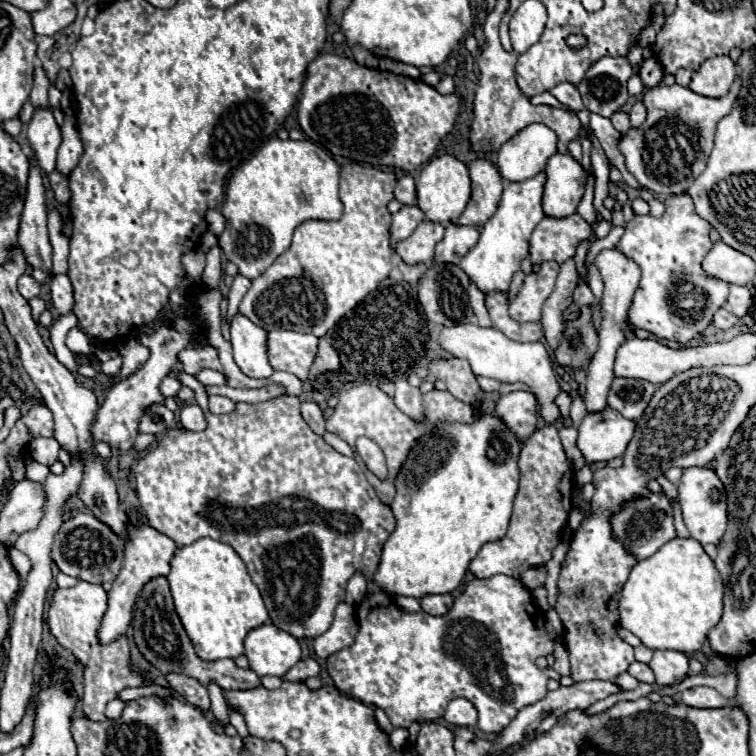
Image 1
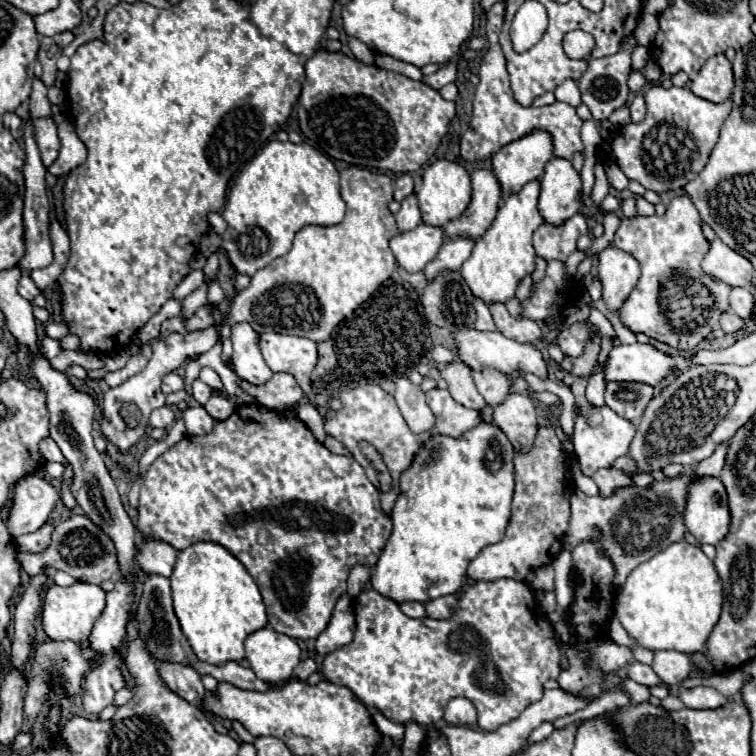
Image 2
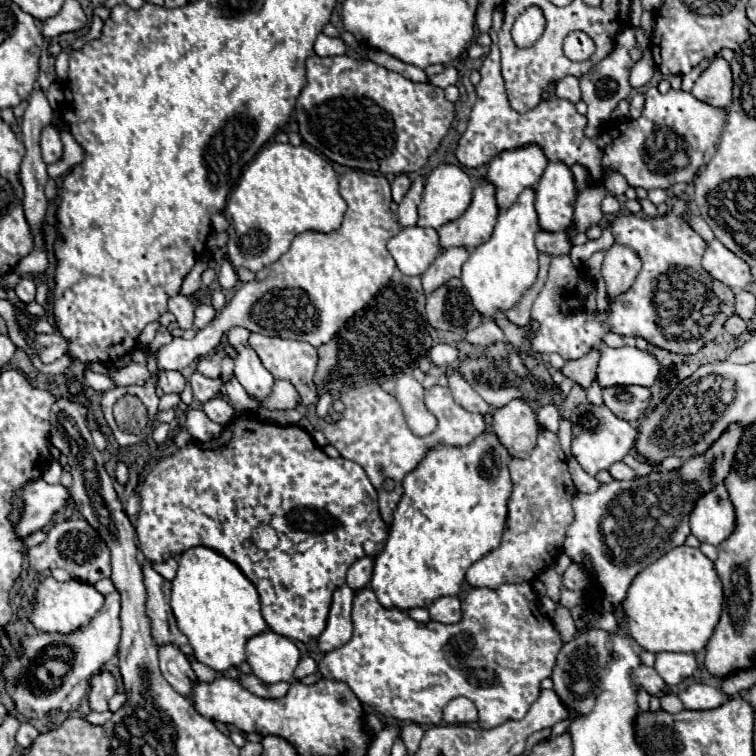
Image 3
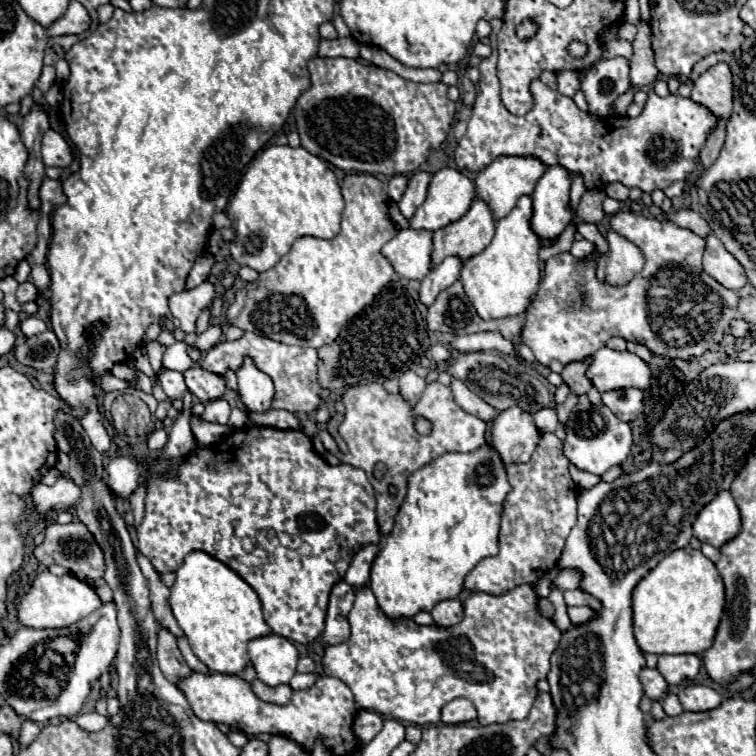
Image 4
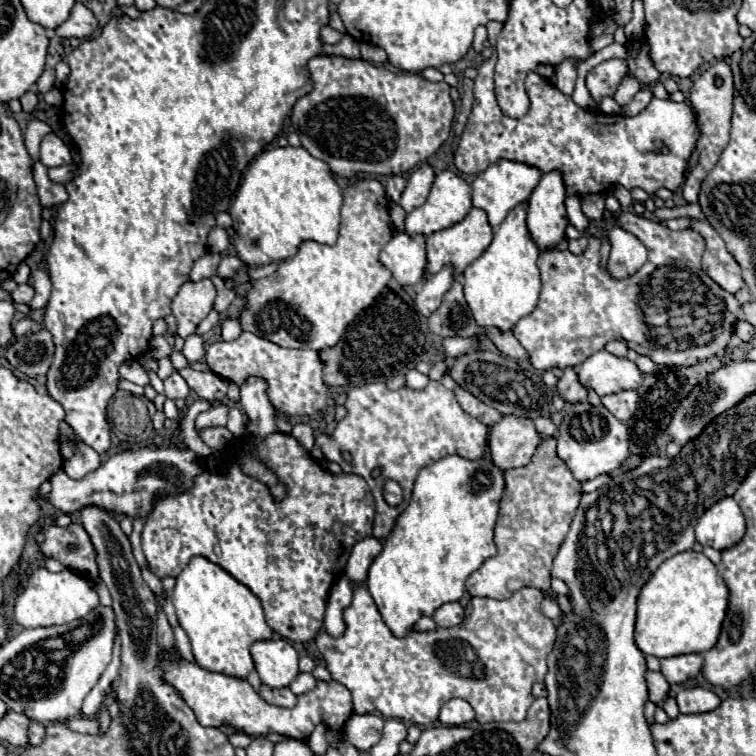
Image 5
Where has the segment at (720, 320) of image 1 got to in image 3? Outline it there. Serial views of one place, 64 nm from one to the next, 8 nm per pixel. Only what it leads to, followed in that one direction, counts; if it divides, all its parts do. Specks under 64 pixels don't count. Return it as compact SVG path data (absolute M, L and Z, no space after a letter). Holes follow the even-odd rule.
M730 316L730 318L726 320L724 328L726 328L726 330L732 334L732 336L740 336L740 334L744 334L744 332L748 330L746 322L744 322L740 316Z

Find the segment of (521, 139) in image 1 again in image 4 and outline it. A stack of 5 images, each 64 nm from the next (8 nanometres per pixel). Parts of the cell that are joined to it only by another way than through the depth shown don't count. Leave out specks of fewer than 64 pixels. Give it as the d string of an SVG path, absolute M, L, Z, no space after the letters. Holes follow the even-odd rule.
M500 156L478 174L478 178L474 182L476 184L476 198L480 198L488 204L494 220L500 220L500 218L508 216L508 212L516 206L516 200L520 196L532 194L532 190L534 190L536 182L540 180L540 176L544 174L544 170L546 168L544 168L544 164L540 164L540 160L522 158L522 156Z

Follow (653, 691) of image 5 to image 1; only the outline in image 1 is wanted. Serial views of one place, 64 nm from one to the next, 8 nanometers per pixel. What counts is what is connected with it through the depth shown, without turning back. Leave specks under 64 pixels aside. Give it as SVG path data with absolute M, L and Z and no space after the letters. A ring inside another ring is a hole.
M632 662L628 668L628 674L634 676L638 682L646 682L646 684L654 684L654 672L648 664L642 662Z

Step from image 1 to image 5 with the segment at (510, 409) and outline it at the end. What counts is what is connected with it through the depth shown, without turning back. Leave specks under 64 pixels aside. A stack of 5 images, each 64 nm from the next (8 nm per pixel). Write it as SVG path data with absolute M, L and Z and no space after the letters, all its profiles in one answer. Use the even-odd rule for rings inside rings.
M504 416L500 424L494 424L488 438L490 460L502 472L522 468L530 462L540 444L540 436L532 420L520 420L516 416Z

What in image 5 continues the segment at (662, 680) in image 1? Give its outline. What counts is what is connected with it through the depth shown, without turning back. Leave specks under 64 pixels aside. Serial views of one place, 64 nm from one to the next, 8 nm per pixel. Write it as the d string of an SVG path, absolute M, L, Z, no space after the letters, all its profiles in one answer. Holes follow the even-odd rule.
M684 654L684 656L662 658L660 664L662 664L660 672L666 676L670 684L682 684L700 674L704 660L700 654Z

